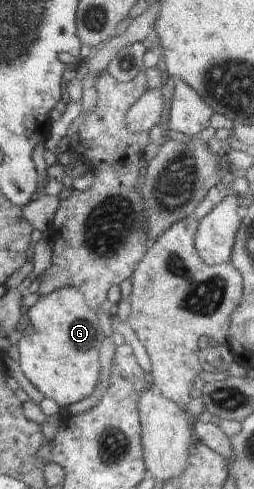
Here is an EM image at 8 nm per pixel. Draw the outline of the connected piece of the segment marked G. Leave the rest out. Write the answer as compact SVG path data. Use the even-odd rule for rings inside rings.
M72 286L60 288L40 297L27 313L33 325L32 334L22 336L18 342L19 365L24 376L44 394L52 398L60 407L67 407L86 400L98 386L100 380L99 351L106 334L95 311L86 304L84 295Z

